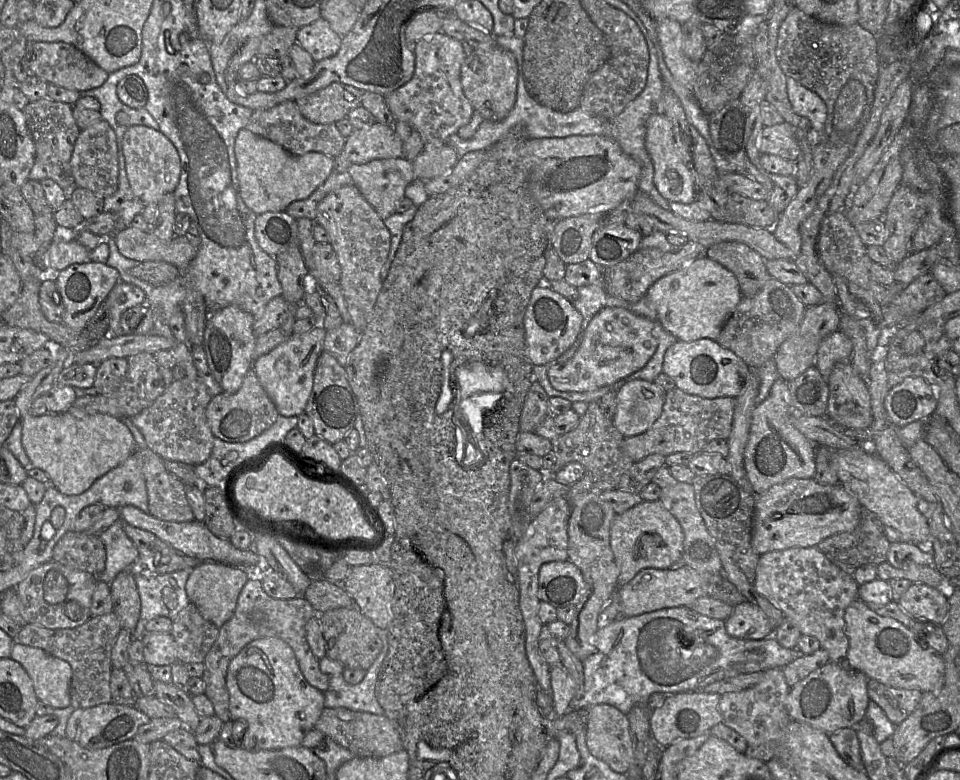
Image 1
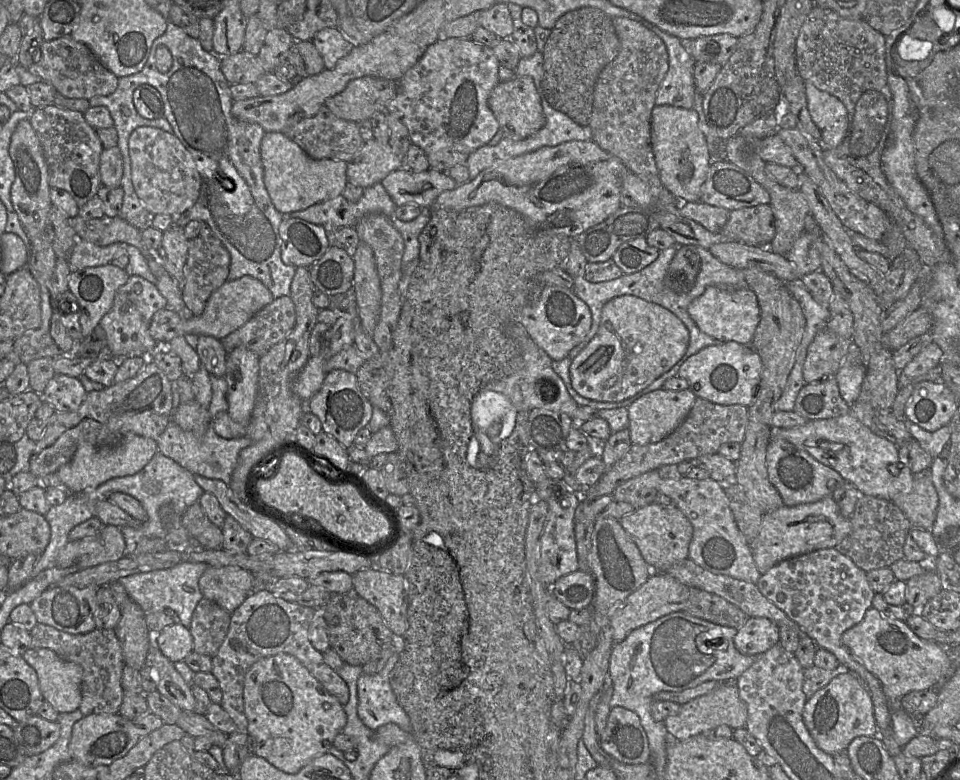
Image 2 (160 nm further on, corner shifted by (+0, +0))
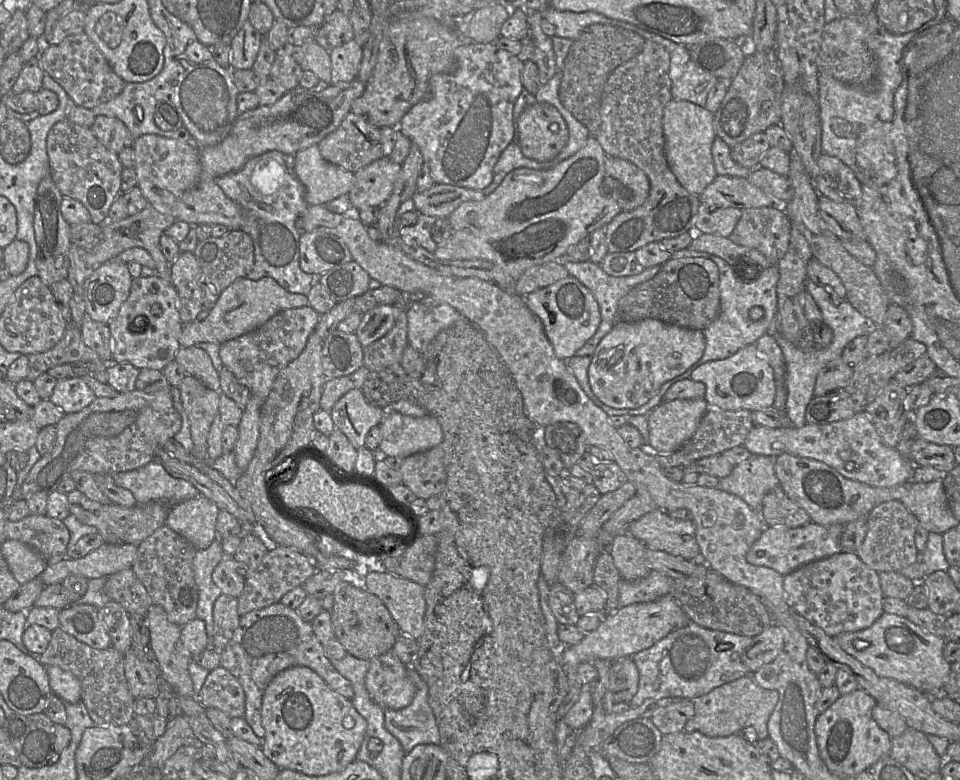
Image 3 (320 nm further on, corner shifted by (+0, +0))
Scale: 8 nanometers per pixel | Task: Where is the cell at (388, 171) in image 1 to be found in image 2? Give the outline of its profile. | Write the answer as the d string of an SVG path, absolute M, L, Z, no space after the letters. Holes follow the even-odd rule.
M405 166L391 172L381 183L397 206L417 205L430 208L444 191L455 189L459 184L434 169L414 173Z

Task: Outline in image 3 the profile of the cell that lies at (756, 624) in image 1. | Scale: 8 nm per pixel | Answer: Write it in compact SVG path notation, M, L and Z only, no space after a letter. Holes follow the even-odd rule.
M776 624L752 637L752 643L741 654L741 659L749 669L750 675L774 661L781 653L784 642L785 631Z

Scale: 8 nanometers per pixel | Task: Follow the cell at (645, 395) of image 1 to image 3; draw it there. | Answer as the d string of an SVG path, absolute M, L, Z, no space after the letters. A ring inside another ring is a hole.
M705 399L662 402L648 415L649 439L643 450L667 454L687 442L710 408Z

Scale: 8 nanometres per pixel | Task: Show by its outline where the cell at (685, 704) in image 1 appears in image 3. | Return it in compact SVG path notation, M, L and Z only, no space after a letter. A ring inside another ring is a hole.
M751 675L726 683L694 700L695 714L685 724L683 731L700 732L709 737L724 737L738 734L742 729L753 727L759 739L769 738L768 720L779 700L776 690L760 687Z

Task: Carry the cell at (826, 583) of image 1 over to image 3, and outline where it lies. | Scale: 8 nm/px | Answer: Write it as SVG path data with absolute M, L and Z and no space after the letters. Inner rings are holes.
M842 551L810 562L783 578L789 607L829 636L836 637L845 632L866 629L884 613L879 573L855 553Z

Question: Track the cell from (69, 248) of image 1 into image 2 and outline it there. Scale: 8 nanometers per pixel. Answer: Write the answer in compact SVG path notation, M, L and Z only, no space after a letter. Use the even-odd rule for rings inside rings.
M77 239L77 243L67 259L68 265L72 272L111 264L115 257L127 254L127 245L127 243L117 242L101 247L94 242Z

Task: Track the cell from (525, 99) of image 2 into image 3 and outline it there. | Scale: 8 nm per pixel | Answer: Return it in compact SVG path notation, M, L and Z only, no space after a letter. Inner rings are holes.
M536 101L515 120L515 141L527 158L553 160L568 142L567 124L557 109Z

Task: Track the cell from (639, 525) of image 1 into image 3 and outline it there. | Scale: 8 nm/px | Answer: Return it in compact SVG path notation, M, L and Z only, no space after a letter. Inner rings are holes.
M657 509L631 523L628 533L647 547L682 557L699 560L700 547L696 540L695 524L689 520L672 518Z

